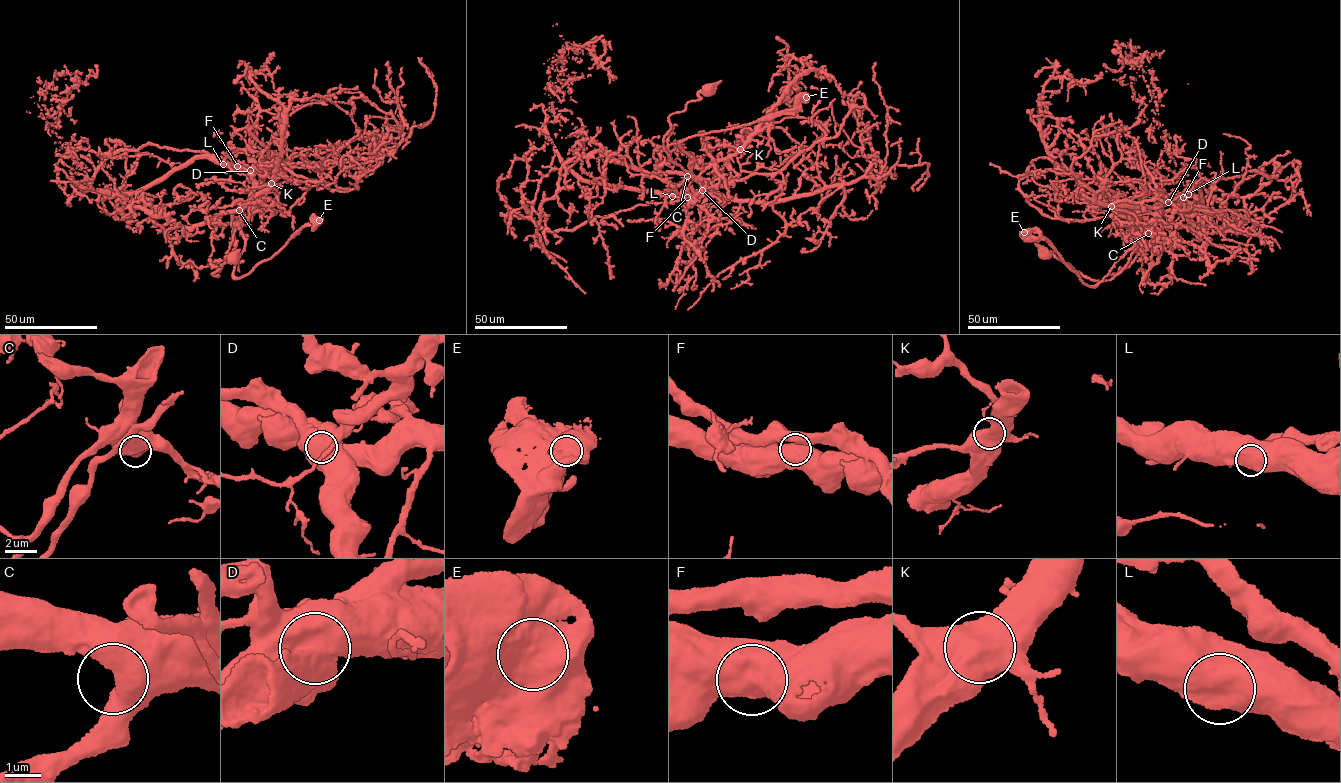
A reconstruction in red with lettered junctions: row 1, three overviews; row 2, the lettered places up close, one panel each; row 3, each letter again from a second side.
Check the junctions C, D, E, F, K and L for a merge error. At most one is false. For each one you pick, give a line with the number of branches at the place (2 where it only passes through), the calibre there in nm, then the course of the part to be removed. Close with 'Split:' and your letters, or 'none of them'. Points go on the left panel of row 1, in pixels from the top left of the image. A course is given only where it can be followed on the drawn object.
D: branches 1; calibre 1600 nm; course (250, 171), (283, 163), (382, 157), (394, 150), (403, 129), (387, 132), (370, 154), (353, 151)
Split: D

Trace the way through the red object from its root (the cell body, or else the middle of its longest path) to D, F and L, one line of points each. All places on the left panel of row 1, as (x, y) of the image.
D: (234, 256), (227, 256), (230, 260), (212, 274), (218, 275), (243, 204), (250, 194), (253, 181), (250, 171)
F: (234, 256), (227, 256), (230, 260), (212, 274), (218, 276), (253, 184), (248, 169), (237, 166)
L: (234, 256), (227, 256), (230, 260), (212, 274), (218, 276), (253, 184), (248, 169), (223, 164)

